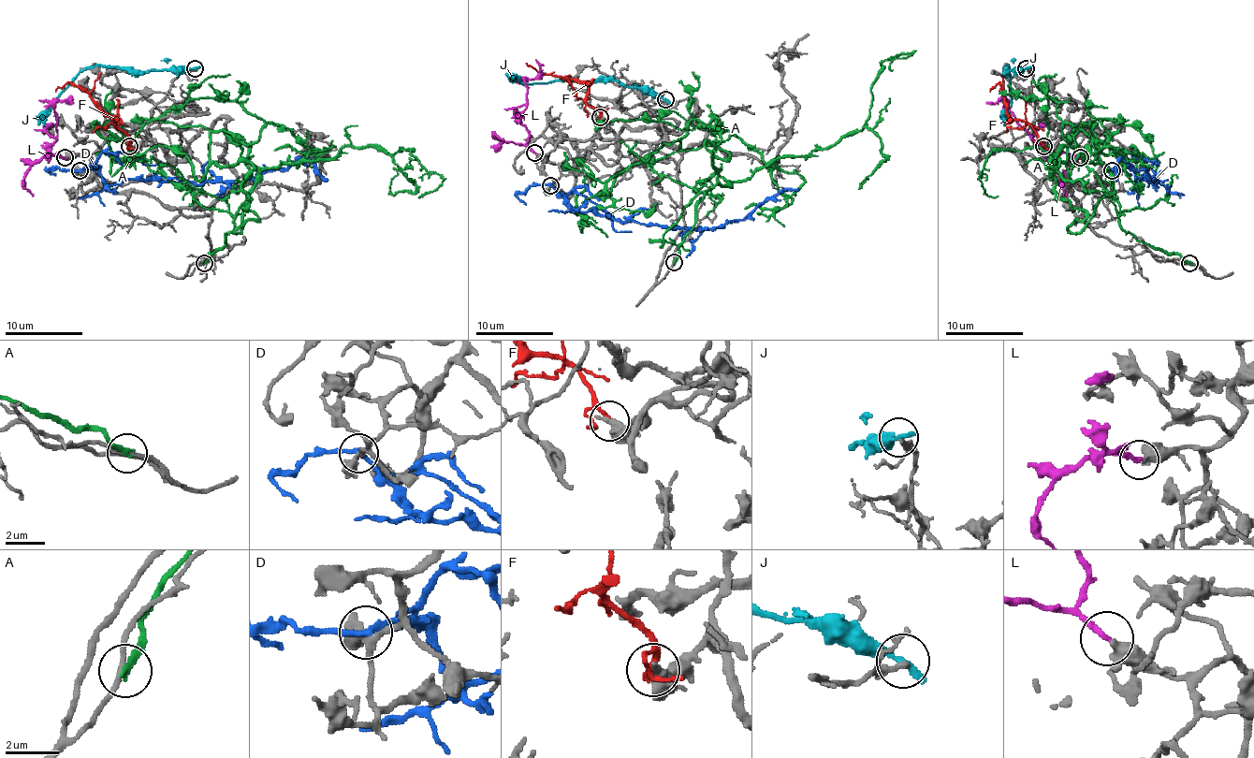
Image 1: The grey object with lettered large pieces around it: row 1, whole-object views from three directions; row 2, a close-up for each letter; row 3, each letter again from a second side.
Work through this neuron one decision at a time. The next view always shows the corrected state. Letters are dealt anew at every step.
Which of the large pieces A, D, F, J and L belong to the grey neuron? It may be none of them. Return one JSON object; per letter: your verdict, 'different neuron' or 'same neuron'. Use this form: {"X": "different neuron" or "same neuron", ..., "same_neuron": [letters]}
{"A": "different neuron", "D": "different neuron", "F": "different neuron", "J": "different neuron", "L": "same neuron", "same_neuron": ["L"]}

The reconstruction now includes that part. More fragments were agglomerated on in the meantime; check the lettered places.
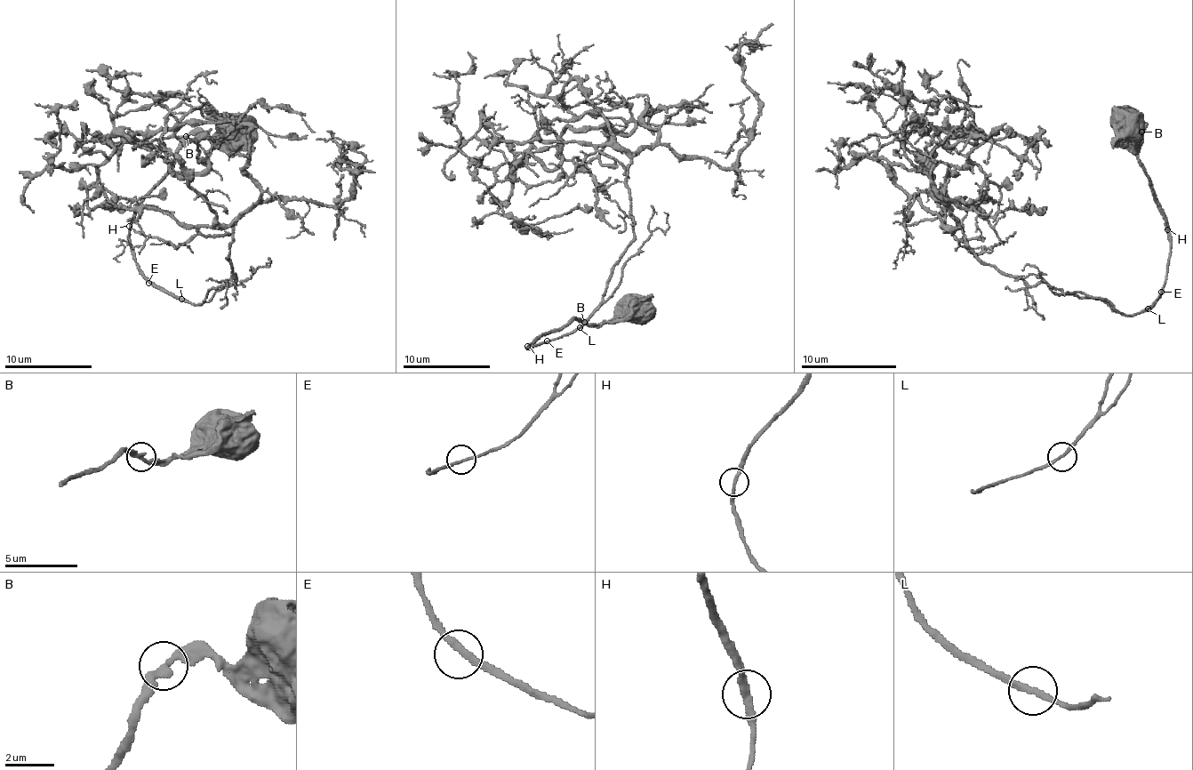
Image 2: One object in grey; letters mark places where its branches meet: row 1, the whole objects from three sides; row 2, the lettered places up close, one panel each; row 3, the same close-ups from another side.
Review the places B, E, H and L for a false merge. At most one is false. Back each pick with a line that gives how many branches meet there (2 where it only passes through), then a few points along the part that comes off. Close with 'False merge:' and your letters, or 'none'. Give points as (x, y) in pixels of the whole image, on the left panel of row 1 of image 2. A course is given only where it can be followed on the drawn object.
False merge: none

